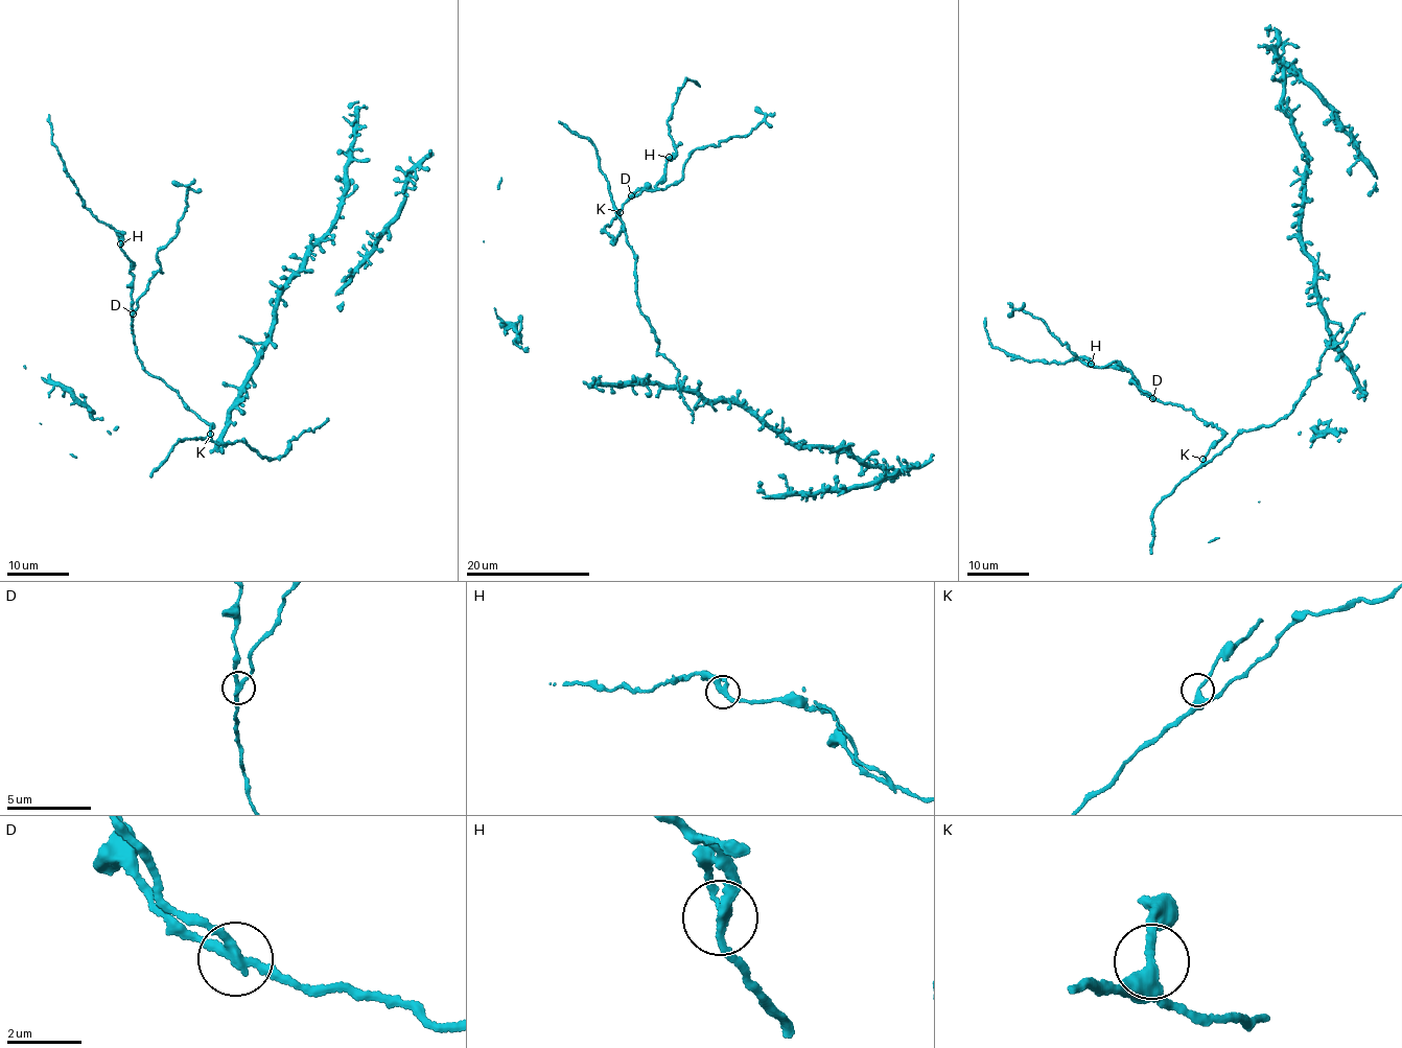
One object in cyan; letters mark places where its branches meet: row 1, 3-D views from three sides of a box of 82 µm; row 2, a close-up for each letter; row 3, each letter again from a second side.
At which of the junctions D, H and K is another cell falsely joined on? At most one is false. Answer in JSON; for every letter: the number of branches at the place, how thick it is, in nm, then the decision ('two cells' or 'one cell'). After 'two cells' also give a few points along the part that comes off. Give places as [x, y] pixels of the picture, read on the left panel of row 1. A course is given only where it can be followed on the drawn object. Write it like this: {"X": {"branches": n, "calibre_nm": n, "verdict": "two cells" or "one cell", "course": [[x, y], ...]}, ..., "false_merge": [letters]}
{"D": {"branches": 3, "calibre_nm": 240, "verdict": "two cells", "course": [[133, 313], [149, 278], [162, 272], [159, 250], [176, 236], [184, 215], [188, 187], [171, 181]]}, "H": {"branches": 3, "calibre_nm": 240, "verdict": "one cell"}, "K": {"branches": 3, "calibre_nm": 280, "verdict": "one cell"}, "false_merge": ["D"]}

